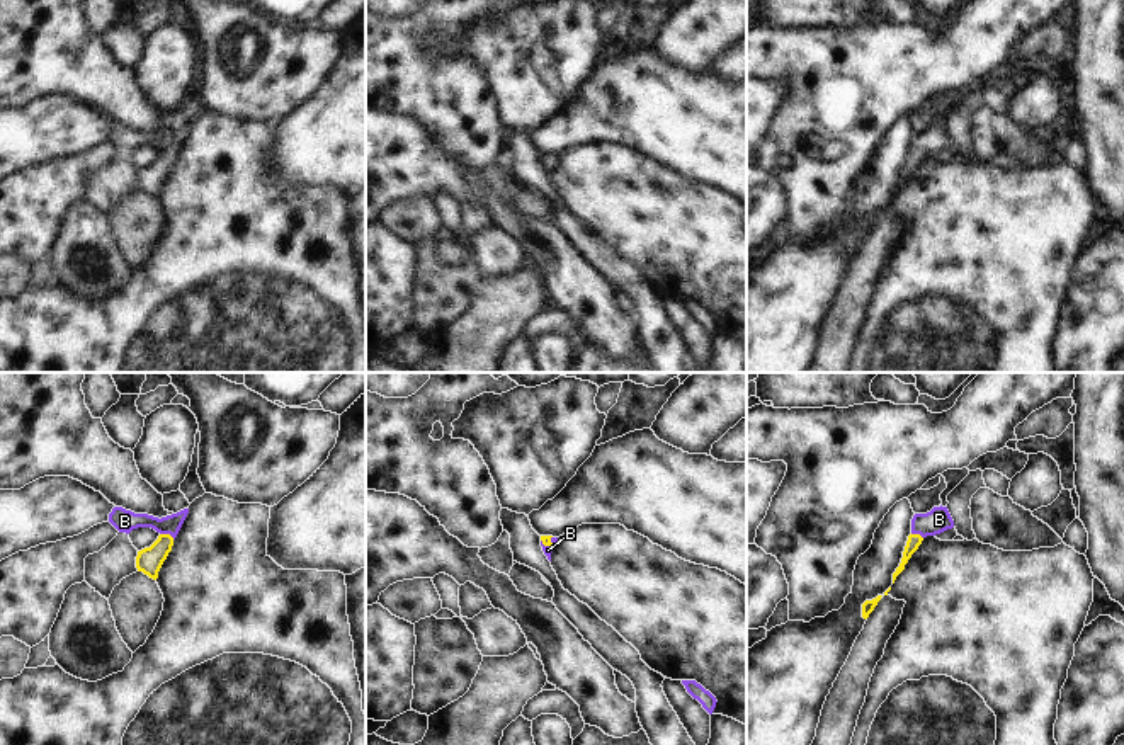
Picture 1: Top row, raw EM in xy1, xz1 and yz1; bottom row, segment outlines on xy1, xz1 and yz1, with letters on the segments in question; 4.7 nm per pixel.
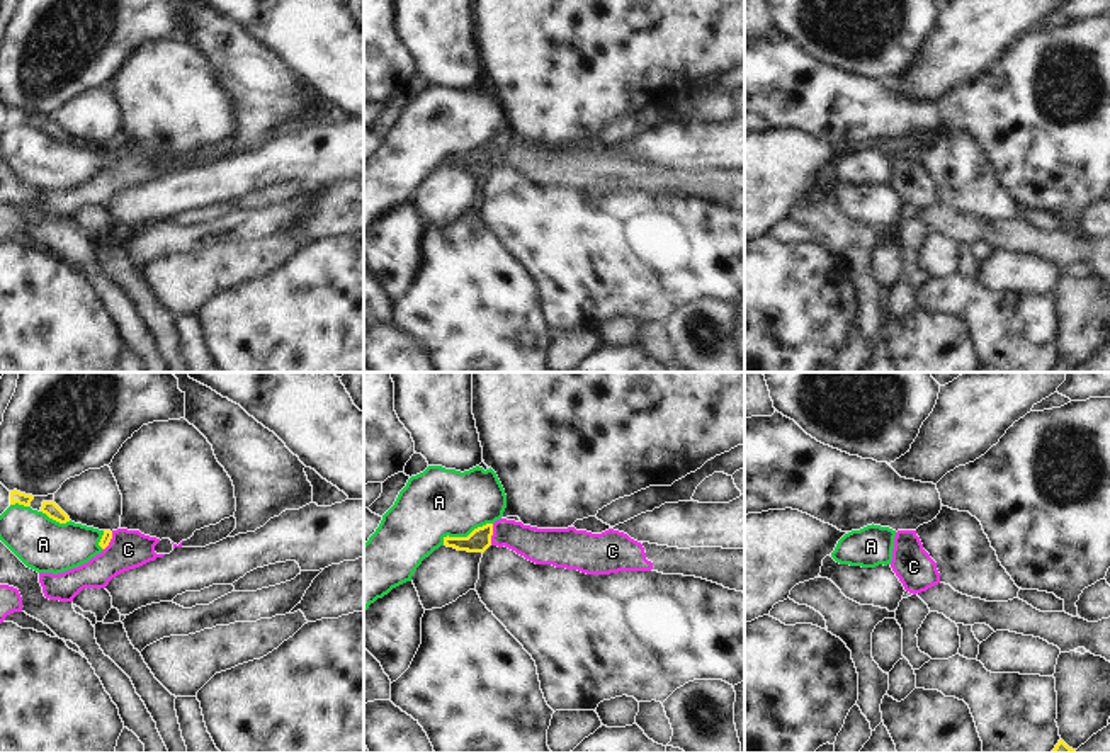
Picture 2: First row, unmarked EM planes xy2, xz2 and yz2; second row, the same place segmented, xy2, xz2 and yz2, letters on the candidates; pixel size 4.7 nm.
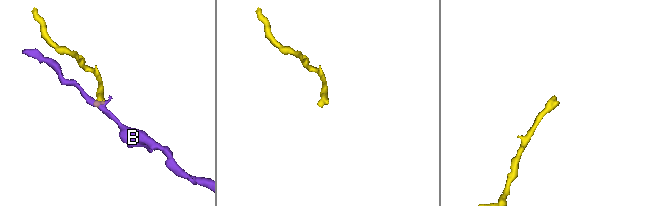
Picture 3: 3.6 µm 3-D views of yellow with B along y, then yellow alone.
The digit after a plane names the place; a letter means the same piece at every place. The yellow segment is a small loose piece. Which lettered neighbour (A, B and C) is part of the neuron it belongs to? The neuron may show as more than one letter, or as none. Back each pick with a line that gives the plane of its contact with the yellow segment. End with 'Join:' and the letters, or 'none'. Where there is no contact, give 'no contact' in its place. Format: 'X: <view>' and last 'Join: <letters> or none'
B: xy1
Join: B

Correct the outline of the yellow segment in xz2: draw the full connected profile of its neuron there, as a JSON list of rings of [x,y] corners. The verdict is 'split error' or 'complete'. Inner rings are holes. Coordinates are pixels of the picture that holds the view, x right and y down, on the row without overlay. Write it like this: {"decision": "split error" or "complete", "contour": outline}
{"decision": "complete", "contour": [[[493,143],[474,148],[467,156],[444,156],[444,165],[467,172],[484,172],[491,165]]]}

